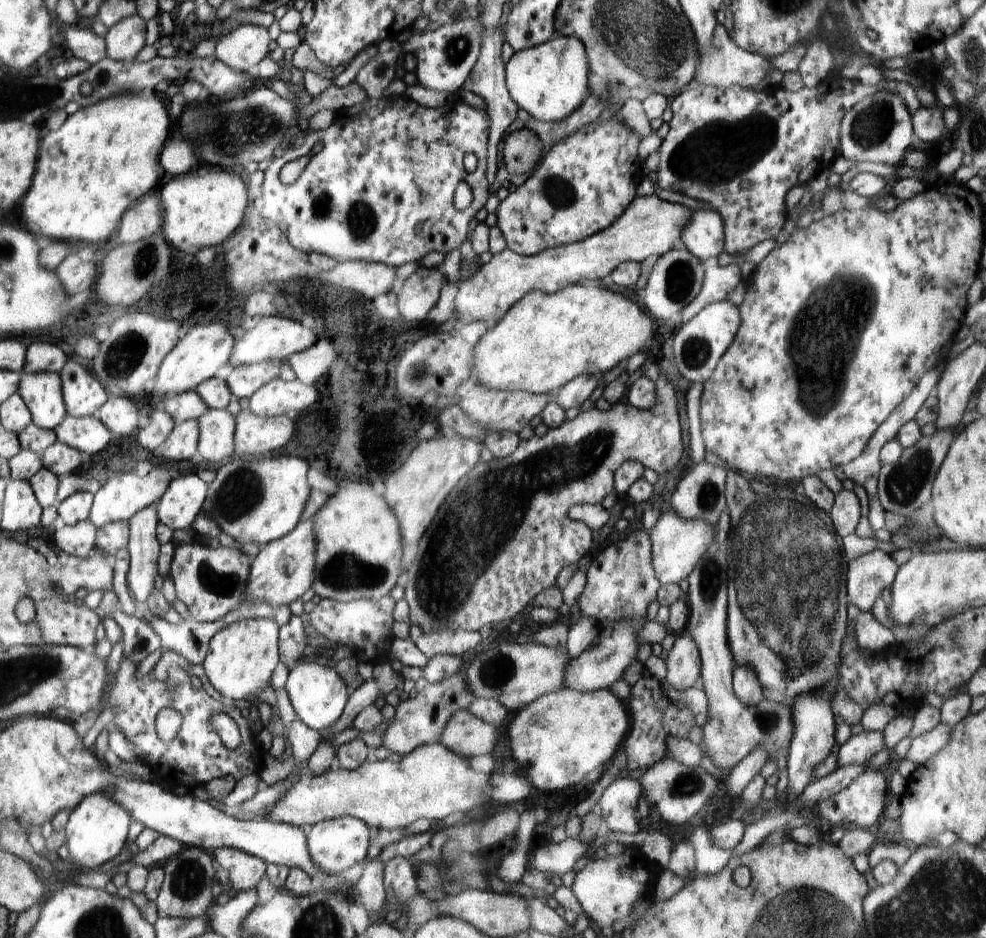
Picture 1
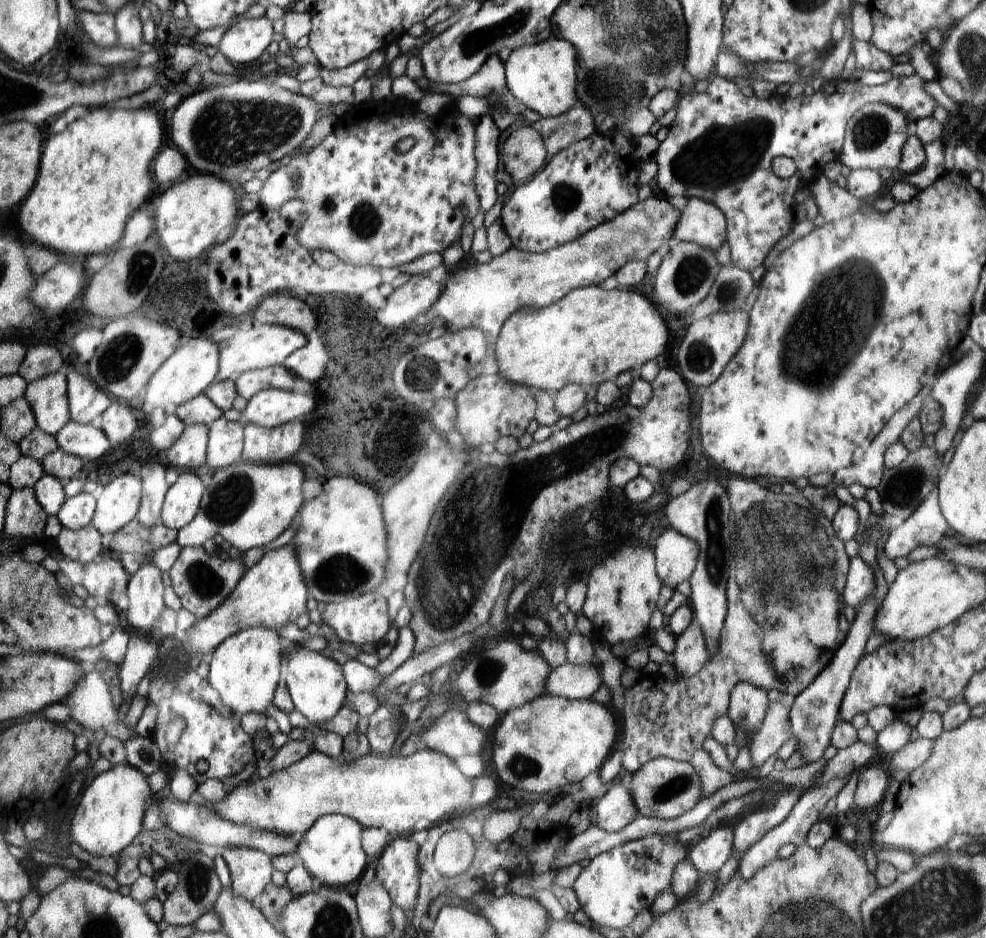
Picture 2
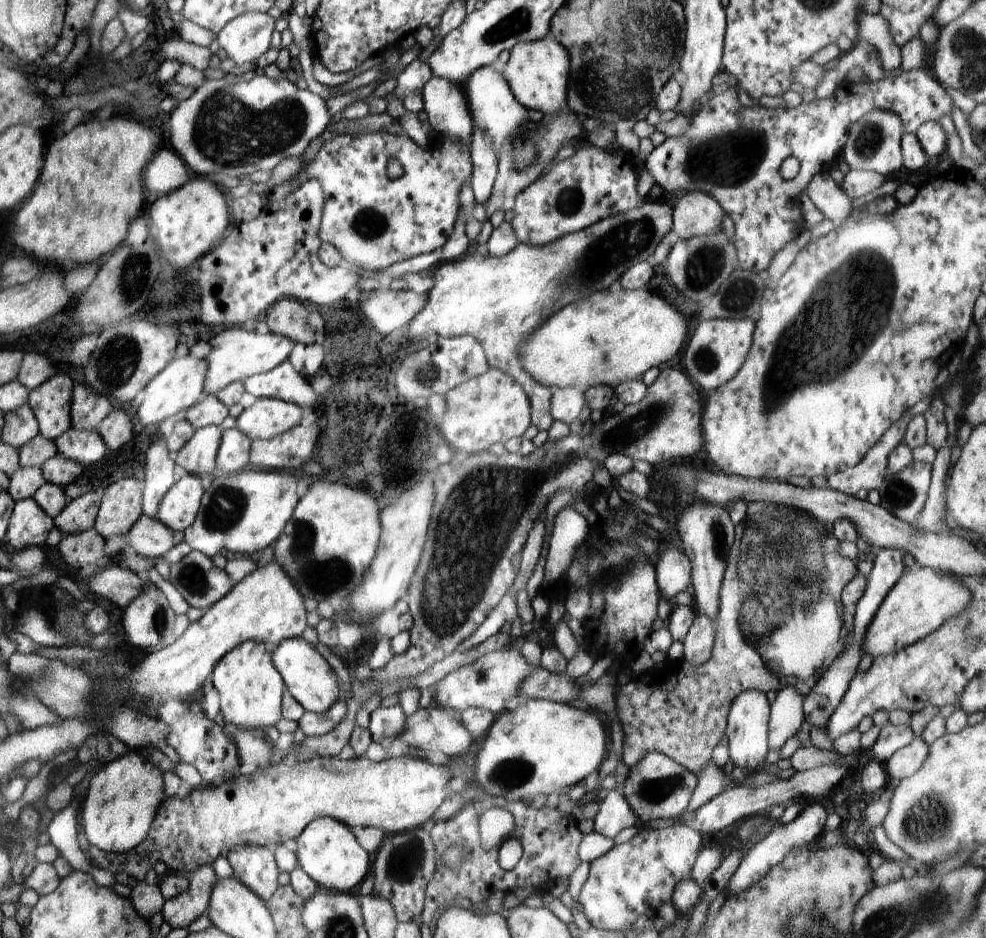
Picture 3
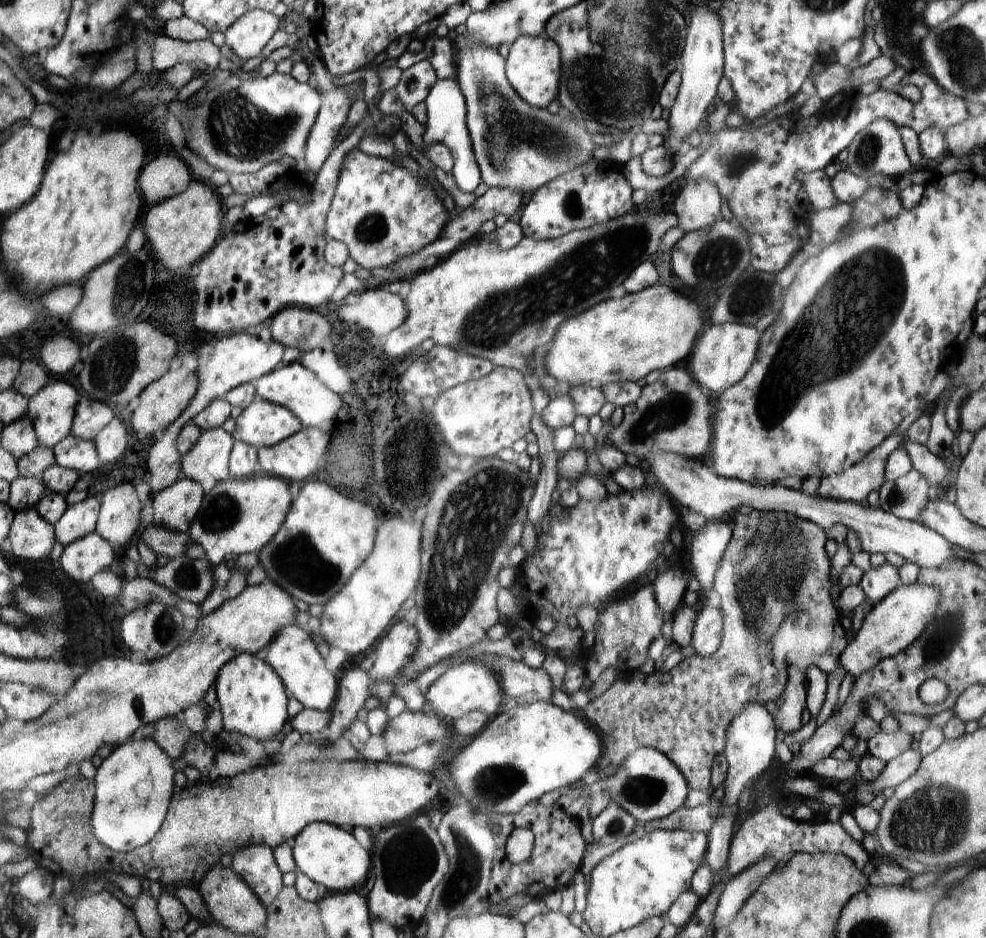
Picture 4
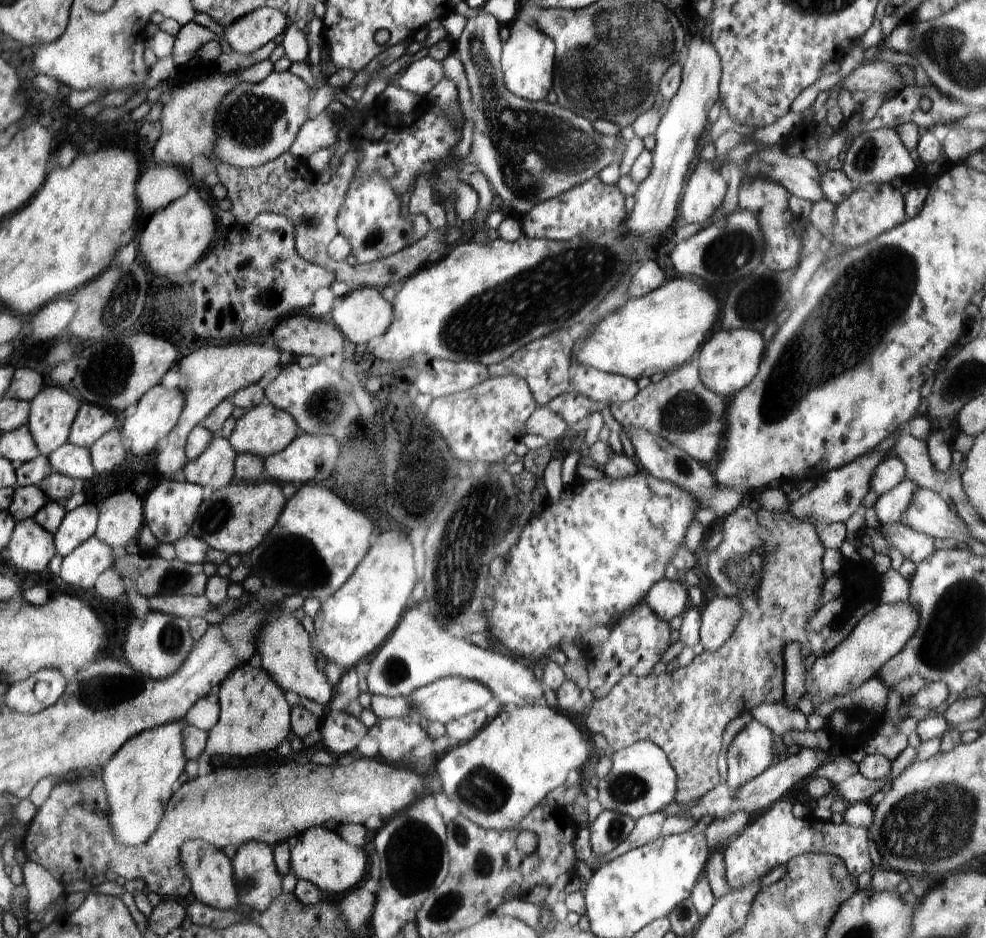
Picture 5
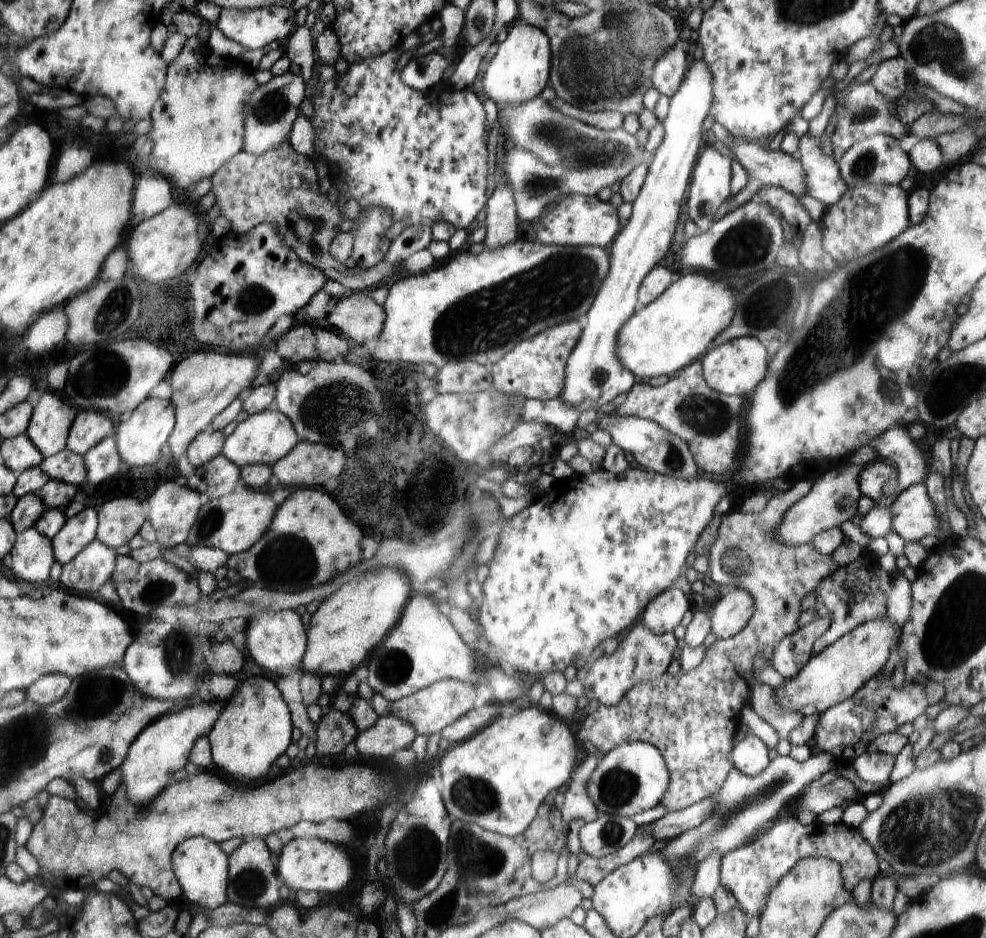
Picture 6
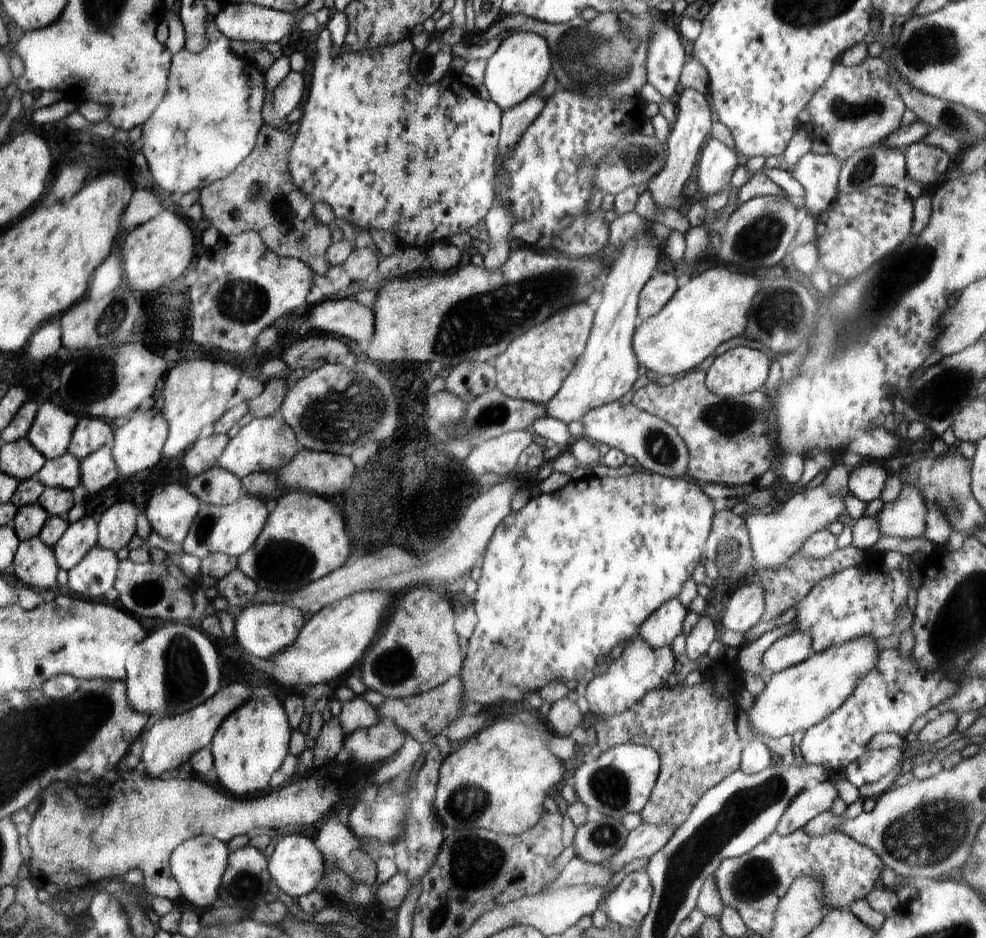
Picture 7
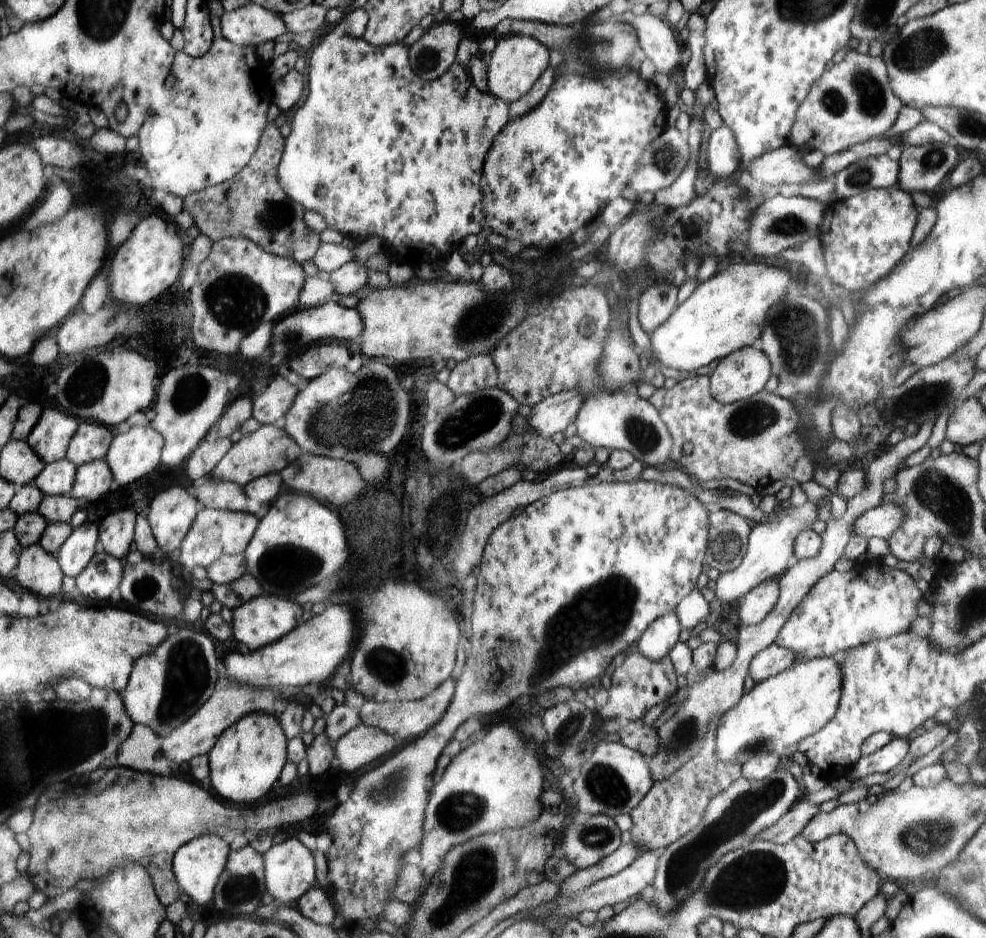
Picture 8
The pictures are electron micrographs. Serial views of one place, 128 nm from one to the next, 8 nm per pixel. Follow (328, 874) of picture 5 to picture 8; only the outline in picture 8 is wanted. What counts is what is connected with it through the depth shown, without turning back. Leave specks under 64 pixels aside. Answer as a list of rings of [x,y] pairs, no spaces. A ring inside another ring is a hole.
[[[292,836],[282,843],[272,845],[263,855],[266,861],[266,886],[278,904],[290,906],[316,884],[314,856],[296,837]]]

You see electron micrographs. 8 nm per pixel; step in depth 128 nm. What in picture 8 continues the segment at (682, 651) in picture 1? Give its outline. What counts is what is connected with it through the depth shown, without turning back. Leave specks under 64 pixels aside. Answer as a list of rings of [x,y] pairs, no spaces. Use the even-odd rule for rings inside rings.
[[[768,580],[757,585],[749,595],[737,606],[737,614],[741,626],[761,623],[777,606],[781,588],[778,582]]]

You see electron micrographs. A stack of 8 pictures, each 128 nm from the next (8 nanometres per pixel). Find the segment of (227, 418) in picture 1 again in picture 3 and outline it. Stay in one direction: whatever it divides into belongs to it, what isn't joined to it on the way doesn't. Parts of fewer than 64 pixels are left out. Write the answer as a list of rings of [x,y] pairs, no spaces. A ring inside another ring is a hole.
[[[236,427],[224,429],[224,440],[218,456],[218,464],[223,474],[242,472],[242,468],[250,463],[251,440]]]

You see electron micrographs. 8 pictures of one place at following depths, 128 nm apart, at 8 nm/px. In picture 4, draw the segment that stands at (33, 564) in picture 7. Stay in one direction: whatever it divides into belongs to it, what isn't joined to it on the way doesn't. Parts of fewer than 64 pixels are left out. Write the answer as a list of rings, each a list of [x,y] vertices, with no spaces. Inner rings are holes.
[[[29,508],[17,512],[10,535],[14,552],[24,560],[46,560],[51,554],[58,539],[57,528],[38,512]]]

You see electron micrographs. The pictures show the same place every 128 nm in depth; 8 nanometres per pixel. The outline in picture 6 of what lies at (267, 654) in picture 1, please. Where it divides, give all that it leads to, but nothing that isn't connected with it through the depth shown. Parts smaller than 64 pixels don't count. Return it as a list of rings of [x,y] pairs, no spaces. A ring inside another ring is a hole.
[[[252,677],[244,681],[209,736],[217,765],[226,768],[234,778],[252,782],[264,778],[272,760],[290,746],[292,722],[286,702],[278,688],[266,678]]]

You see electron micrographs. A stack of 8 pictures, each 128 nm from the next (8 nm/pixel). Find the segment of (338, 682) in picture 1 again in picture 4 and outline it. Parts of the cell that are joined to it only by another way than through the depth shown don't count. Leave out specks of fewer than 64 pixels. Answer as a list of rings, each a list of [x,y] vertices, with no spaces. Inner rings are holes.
[[[296,623],[288,624],[288,626],[278,630],[278,635],[274,636],[270,646],[268,646],[268,653],[264,660],[281,677],[282,684],[285,684],[290,696],[298,699],[305,708],[327,711],[332,708],[336,694],[340,694],[336,678],[324,666],[324,658],[318,654],[310,636],[302,628],[298,628]]]

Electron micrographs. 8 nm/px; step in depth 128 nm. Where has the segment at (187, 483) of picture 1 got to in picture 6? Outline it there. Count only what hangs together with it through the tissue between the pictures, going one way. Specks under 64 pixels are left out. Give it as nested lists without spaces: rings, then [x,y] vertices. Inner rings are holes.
[[[176,480],[160,486],[154,495],[148,500],[149,522],[155,528],[156,539],[164,546],[178,548],[178,546],[188,545],[191,532],[197,523],[198,516],[202,510],[201,492],[196,492],[188,485],[180,486]]]

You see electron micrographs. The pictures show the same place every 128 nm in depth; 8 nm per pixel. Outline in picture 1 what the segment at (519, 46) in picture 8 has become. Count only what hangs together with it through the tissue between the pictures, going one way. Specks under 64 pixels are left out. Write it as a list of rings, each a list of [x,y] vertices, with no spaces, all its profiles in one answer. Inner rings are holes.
[[[556,31],[546,43],[516,52],[505,64],[505,82],[512,100],[538,122],[560,122],[572,114],[589,93],[589,57],[584,48],[584,43],[578,38],[564,37]]]

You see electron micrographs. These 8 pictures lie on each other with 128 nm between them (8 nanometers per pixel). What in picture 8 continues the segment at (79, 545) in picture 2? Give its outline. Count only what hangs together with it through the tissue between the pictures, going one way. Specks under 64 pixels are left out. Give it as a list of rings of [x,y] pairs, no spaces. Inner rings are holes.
[[[100,549],[99,553],[92,560],[92,564],[86,568],[86,572],[82,572],[77,578],[81,593],[95,598],[96,600],[111,600],[113,594],[117,590],[121,590],[122,581],[125,579],[126,564],[122,564],[122,560],[104,549]]]

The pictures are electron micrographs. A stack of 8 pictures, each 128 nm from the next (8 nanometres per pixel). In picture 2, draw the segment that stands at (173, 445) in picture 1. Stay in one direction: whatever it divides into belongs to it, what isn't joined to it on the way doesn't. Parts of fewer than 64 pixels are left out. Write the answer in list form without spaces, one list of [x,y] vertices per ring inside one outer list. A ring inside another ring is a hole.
[[[187,425],[184,436],[172,446],[169,461],[180,468],[200,468],[209,464],[208,448],[210,448],[210,426]]]

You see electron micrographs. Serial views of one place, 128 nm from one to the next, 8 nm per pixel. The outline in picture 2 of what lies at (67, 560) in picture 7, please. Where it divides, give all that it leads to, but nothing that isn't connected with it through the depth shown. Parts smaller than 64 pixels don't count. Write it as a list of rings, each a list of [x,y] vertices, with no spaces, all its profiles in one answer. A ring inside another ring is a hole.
[[[82,493],[75,497],[69,497],[62,507],[59,517],[65,527],[82,530],[92,524],[96,506],[98,506],[98,502],[94,494]]]

